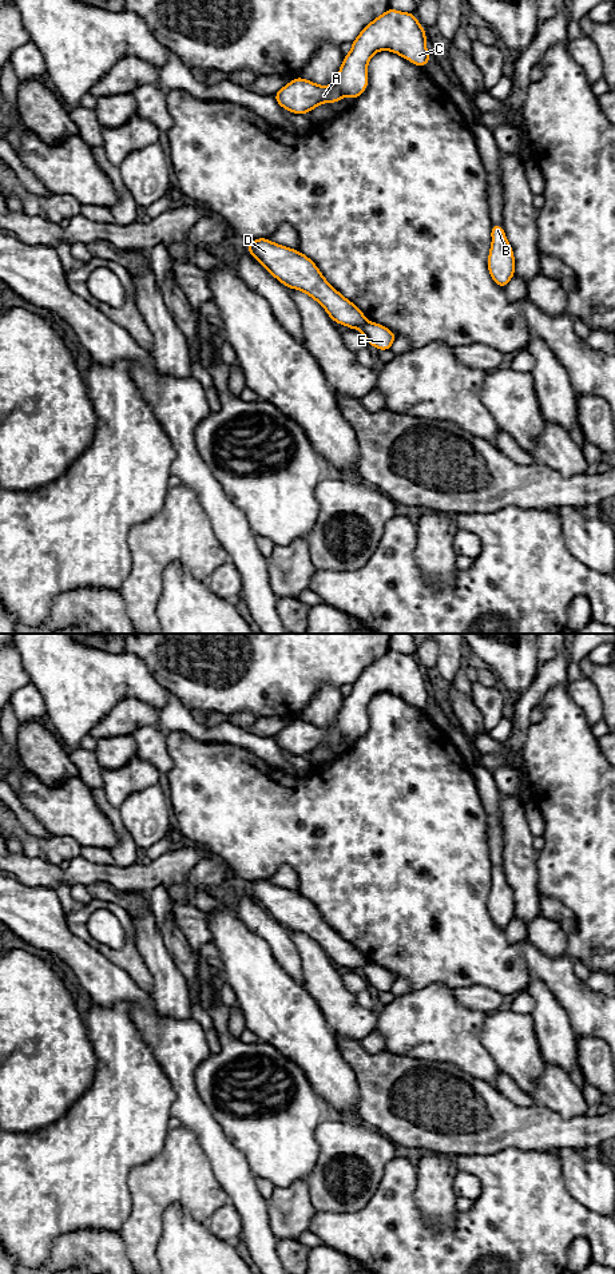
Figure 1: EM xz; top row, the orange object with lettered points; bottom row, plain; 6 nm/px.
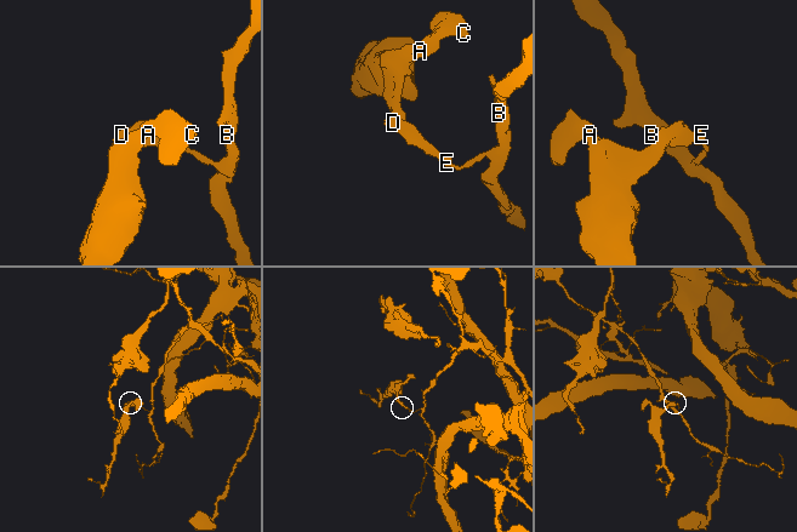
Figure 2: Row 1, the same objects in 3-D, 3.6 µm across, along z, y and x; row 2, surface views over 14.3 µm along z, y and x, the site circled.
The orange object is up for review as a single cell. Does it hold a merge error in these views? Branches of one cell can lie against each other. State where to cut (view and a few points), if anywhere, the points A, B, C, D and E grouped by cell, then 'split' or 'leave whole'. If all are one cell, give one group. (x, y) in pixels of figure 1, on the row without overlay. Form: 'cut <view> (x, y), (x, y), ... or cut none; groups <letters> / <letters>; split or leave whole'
cut xz (365, 963), (358, 971); groups A C D / B E; split

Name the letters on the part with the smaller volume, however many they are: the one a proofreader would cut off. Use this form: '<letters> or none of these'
A, C, D

